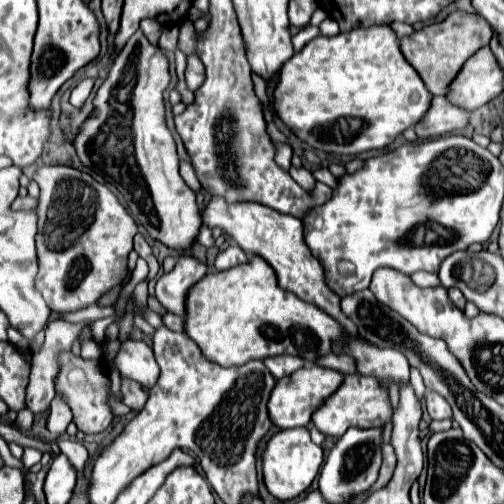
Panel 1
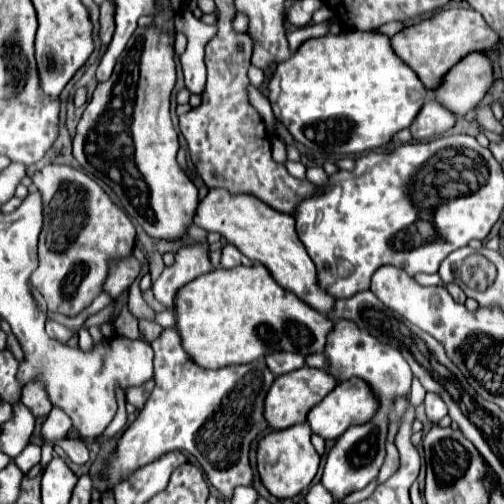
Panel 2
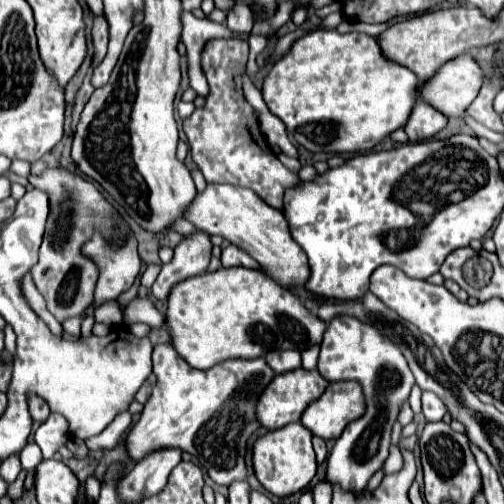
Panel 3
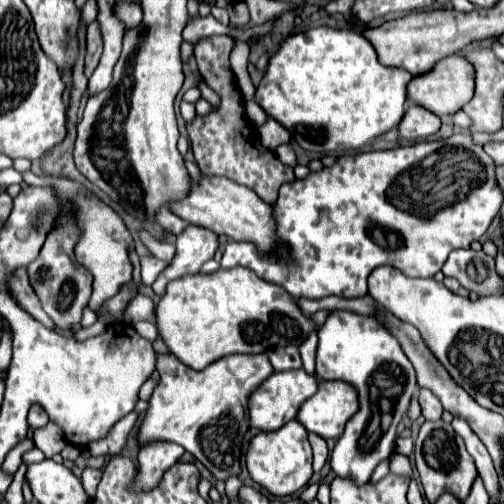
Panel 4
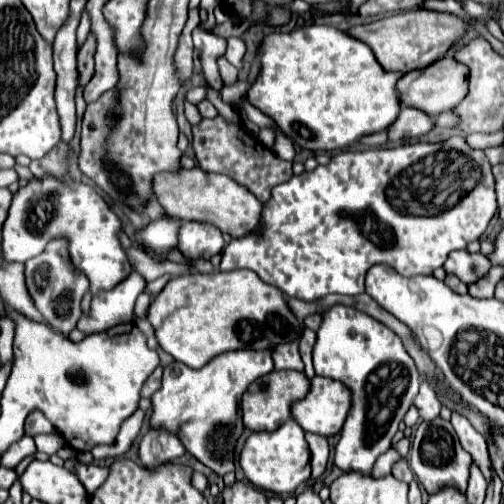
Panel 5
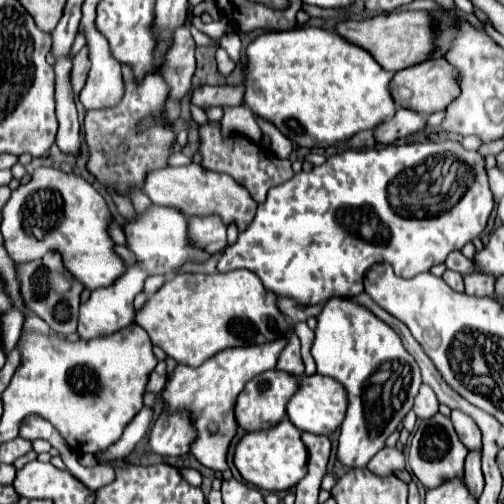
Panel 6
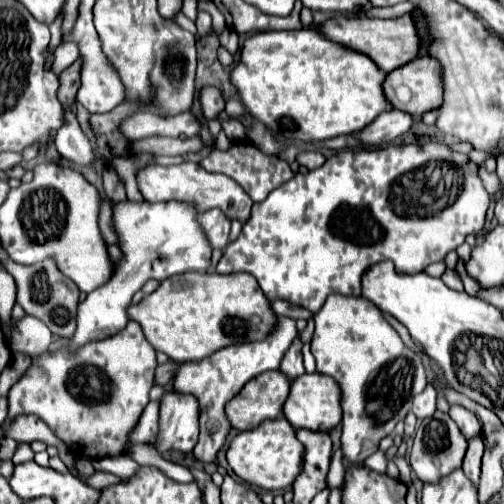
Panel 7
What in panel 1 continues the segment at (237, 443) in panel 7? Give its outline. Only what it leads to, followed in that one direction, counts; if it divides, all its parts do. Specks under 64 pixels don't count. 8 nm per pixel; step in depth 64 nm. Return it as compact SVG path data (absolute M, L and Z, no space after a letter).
M290 428L276 432L262 452L262 476L268 492L278 500L292 500L304 494L322 466L322 448L310 440L308 428Z

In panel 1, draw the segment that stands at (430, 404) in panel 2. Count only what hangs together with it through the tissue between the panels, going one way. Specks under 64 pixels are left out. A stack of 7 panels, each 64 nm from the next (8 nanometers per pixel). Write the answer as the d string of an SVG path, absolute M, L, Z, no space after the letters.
M432 390L426 392L426 408L428 408L428 414L430 414L432 420L452 418L452 410L448 408L448 402L440 394L436 394Z

